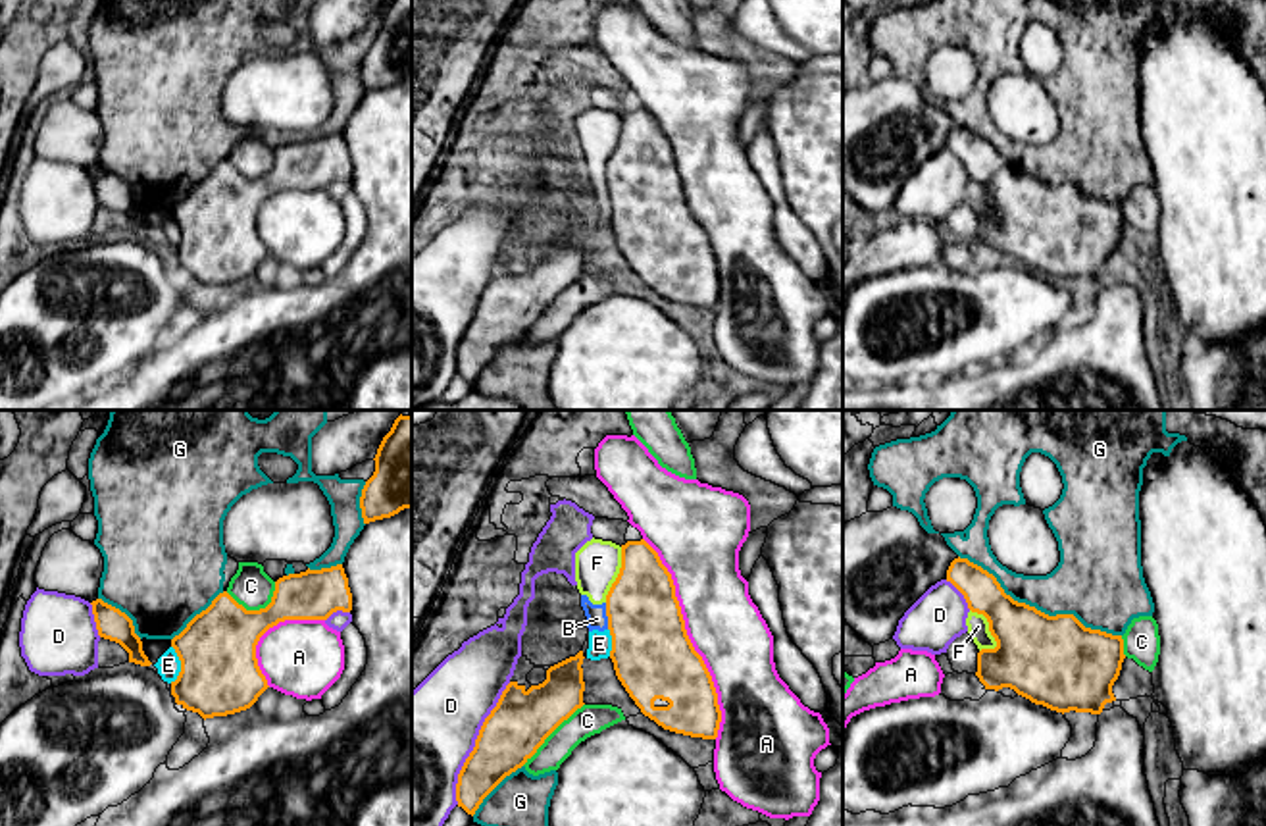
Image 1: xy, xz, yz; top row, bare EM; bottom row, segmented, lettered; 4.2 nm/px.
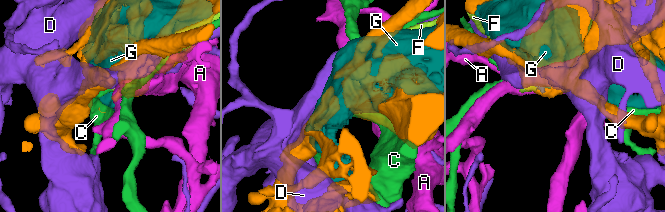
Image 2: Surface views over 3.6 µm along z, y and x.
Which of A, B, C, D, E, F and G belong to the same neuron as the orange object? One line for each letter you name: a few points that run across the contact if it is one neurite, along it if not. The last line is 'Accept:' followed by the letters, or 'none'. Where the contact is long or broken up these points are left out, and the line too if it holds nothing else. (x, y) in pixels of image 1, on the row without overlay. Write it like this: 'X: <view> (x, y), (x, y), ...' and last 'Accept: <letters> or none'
Accept: none

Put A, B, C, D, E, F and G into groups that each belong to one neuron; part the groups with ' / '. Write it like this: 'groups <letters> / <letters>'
groups A / B E F / C / D / G

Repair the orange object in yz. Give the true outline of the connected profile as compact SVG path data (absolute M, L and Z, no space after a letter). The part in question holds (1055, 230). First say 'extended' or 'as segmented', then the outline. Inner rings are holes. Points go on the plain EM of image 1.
as segmented; M954 127L947 139L950 150L966 168L972 181L983 183L997 210L995 218L977 221L975 245L985 258L1010 256L1035 273L1056 281L1101 283L1116 270L1112 254L1120 245L1124 223L1122 204L1085 196L1074 183L1049 185L1035 175L1014 169L993 142L968 127Z

